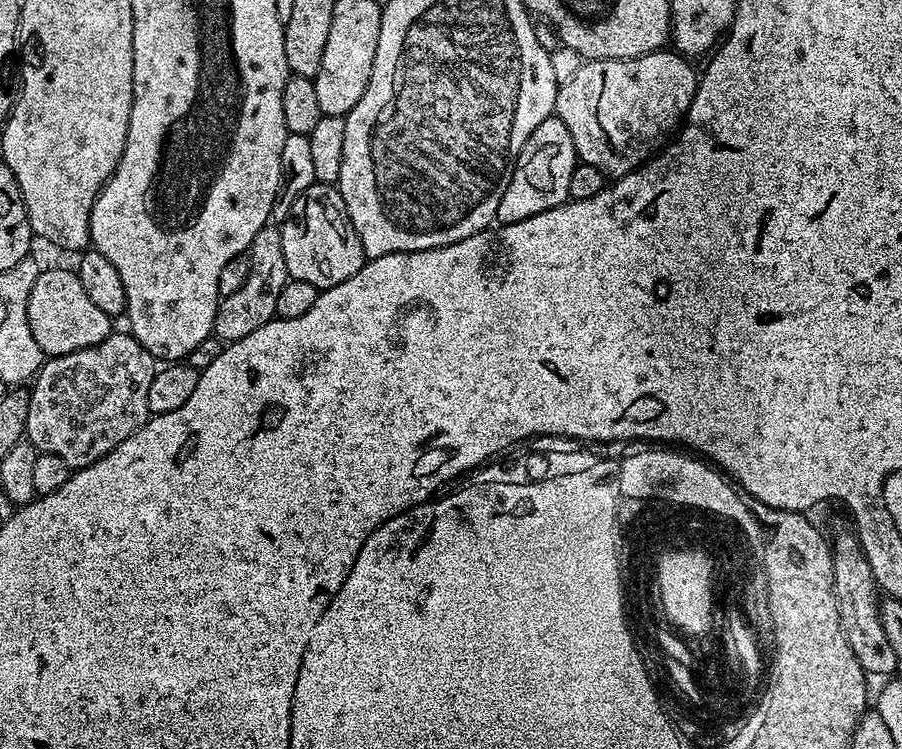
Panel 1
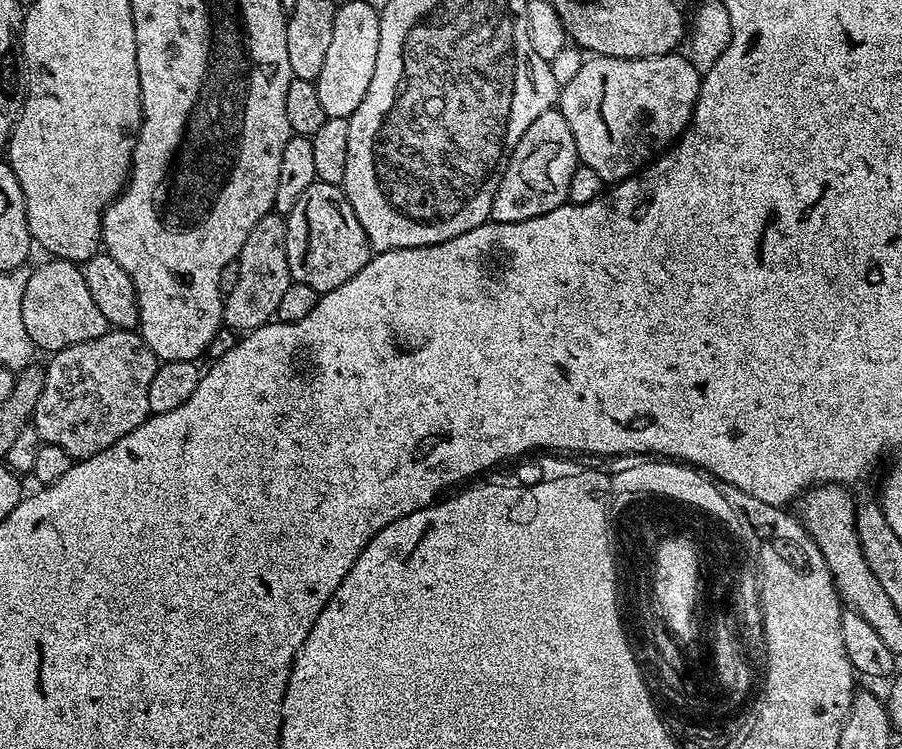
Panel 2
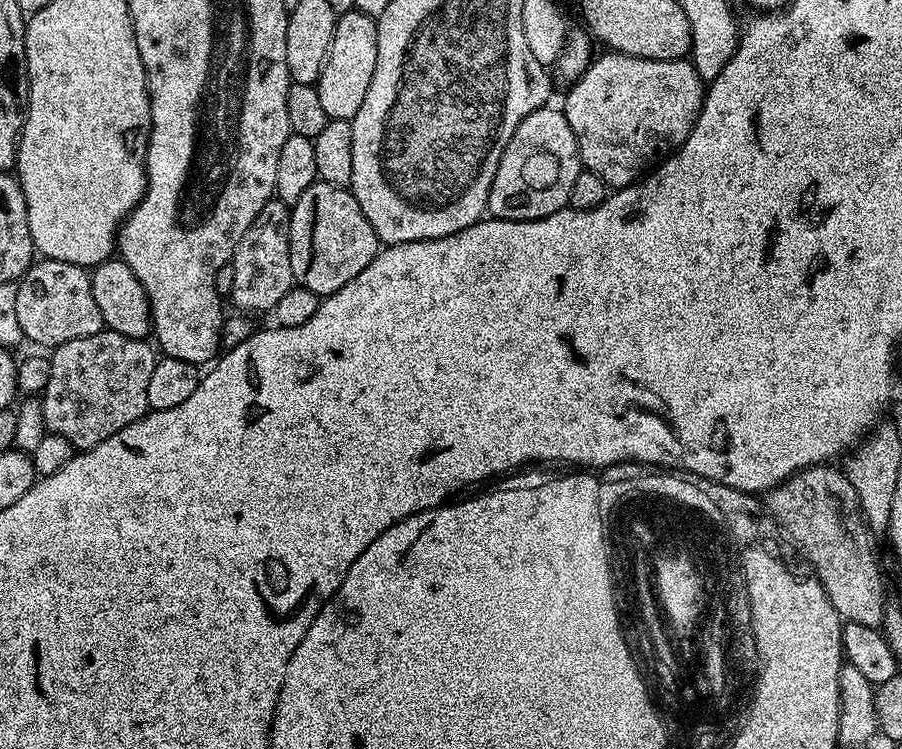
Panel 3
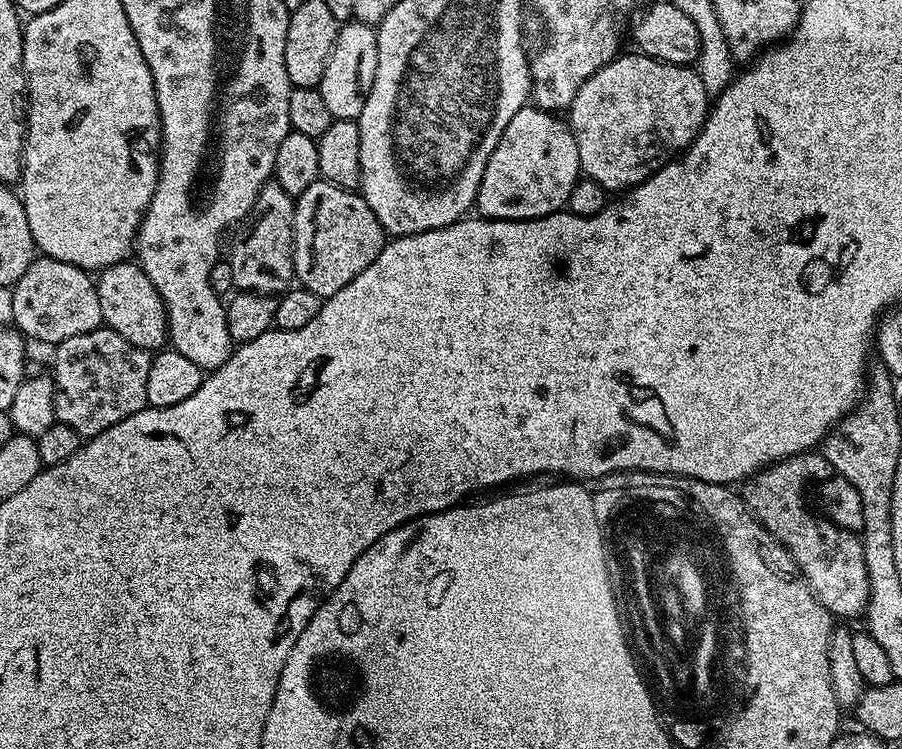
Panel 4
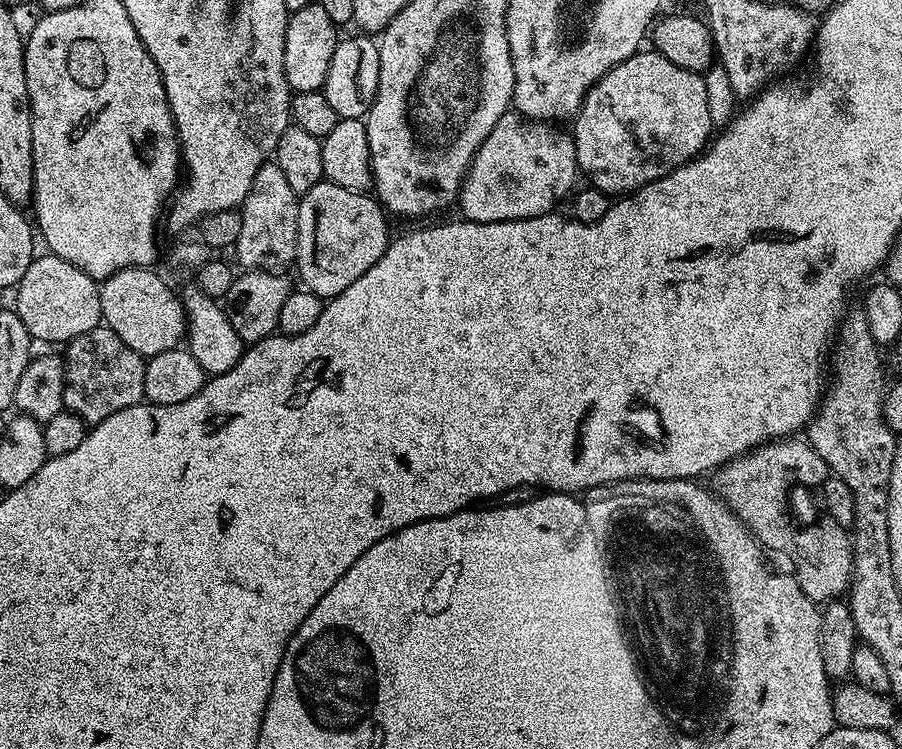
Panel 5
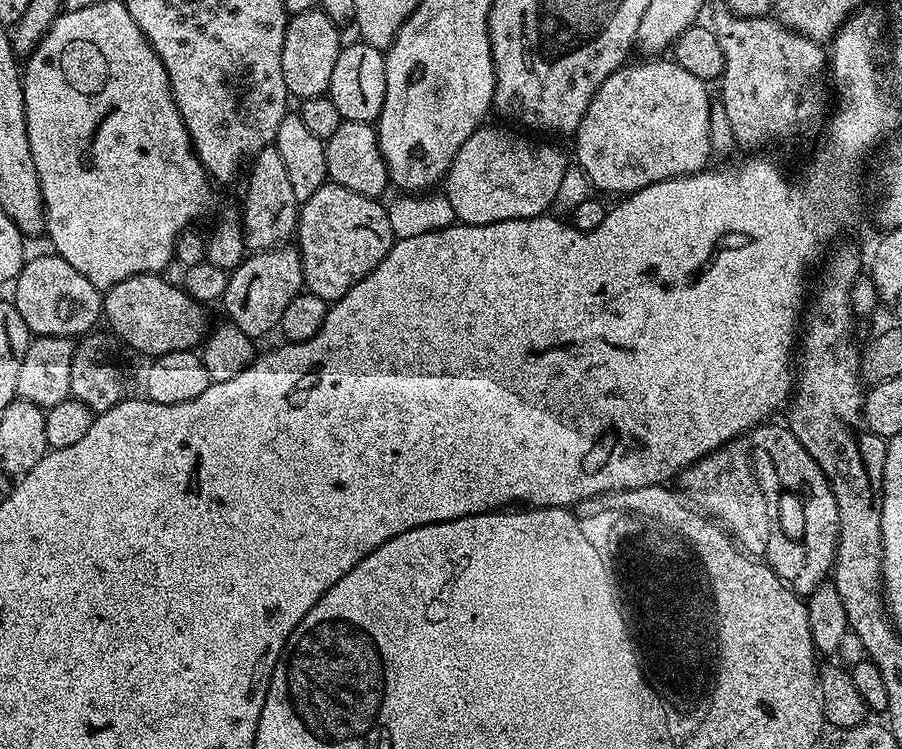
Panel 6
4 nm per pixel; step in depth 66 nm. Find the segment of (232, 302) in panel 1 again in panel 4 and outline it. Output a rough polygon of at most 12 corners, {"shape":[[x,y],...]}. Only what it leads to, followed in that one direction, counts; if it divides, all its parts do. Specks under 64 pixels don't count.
{"shape":[[262,186],[227,257],[233,285],[288,291],[296,202]]}

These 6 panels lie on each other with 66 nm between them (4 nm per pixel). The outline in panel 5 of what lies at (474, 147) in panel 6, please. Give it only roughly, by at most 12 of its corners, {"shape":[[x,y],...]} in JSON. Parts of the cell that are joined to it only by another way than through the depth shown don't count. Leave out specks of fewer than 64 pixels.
{"shape":[[508,111],[474,154],[463,219],[547,216],[578,177],[566,131]]}

